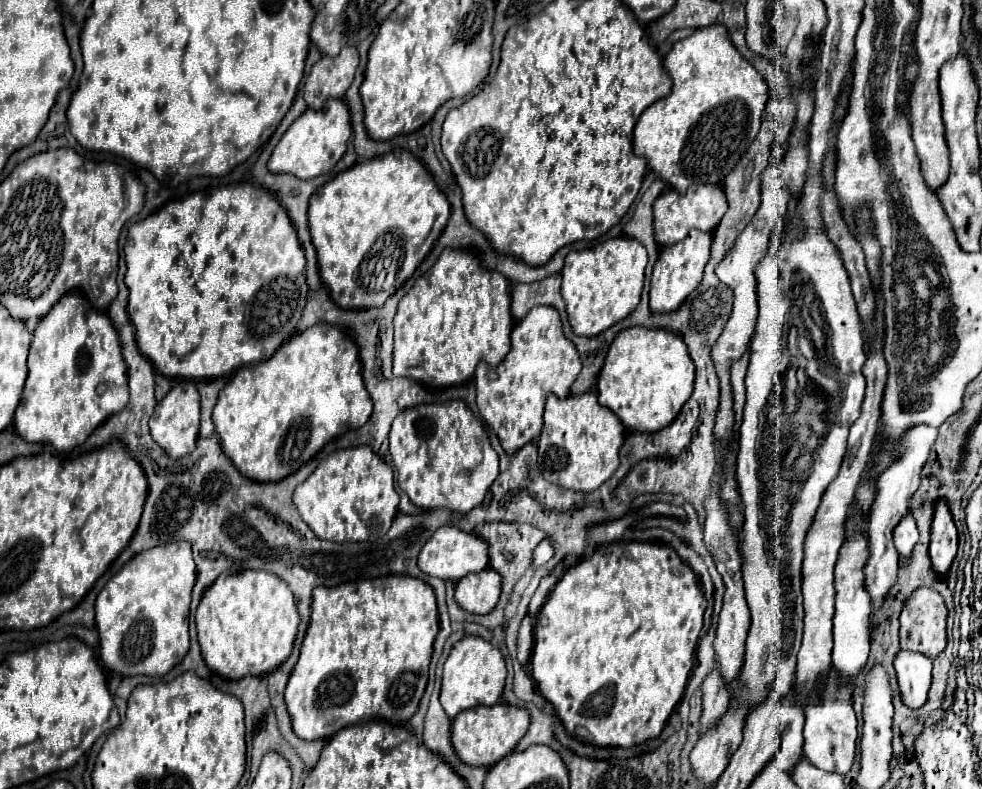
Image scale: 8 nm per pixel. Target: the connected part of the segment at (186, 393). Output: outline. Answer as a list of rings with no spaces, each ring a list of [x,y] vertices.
[[[192,381],[176,383],[168,391],[168,395],[156,405],[154,415],[150,419],[150,433],[152,433],[154,441],[160,443],[162,449],[166,449],[166,453],[170,453],[170,457],[178,459],[178,457],[184,457],[184,455],[194,451],[198,427],[200,427],[200,395],[198,395],[198,389]]]

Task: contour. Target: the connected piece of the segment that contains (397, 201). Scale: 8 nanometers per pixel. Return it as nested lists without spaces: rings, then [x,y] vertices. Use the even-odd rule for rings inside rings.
[[[388,153],[364,163],[356,163],[336,179],[328,181],[310,197],[310,235],[318,253],[320,279],[330,289],[332,301],[342,309],[382,307],[398,287],[416,271],[430,253],[450,217],[450,203],[438,189],[428,169],[410,153]]]

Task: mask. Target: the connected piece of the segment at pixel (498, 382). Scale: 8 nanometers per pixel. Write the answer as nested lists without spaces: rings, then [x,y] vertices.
[[[542,305],[542,307],[534,307],[534,311],[530,311],[522,321],[516,323],[516,327],[512,331],[512,349],[510,349],[508,357],[494,369],[496,379],[490,379],[488,371],[490,371],[490,365],[481,362],[474,373],[474,383],[476,383],[476,393],[478,393],[478,397],[476,397],[478,411],[480,411],[480,417],[484,419],[484,423],[498,435],[504,451],[514,453],[520,447],[524,447],[526,443],[532,443],[538,439],[538,435],[542,431],[542,413],[544,413],[546,395],[556,393],[562,399],[568,397],[570,385],[574,383],[574,379],[580,373],[580,357],[578,357],[574,343],[568,341],[562,331],[560,313],[554,307]]]

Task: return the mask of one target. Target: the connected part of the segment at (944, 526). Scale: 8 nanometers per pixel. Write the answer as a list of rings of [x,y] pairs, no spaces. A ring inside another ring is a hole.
[[[938,503],[934,509],[932,519],[932,539],[930,539],[930,561],[934,573],[944,579],[958,549],[958,533],[952,521],[952,515],[948,511],[946,503]]]

